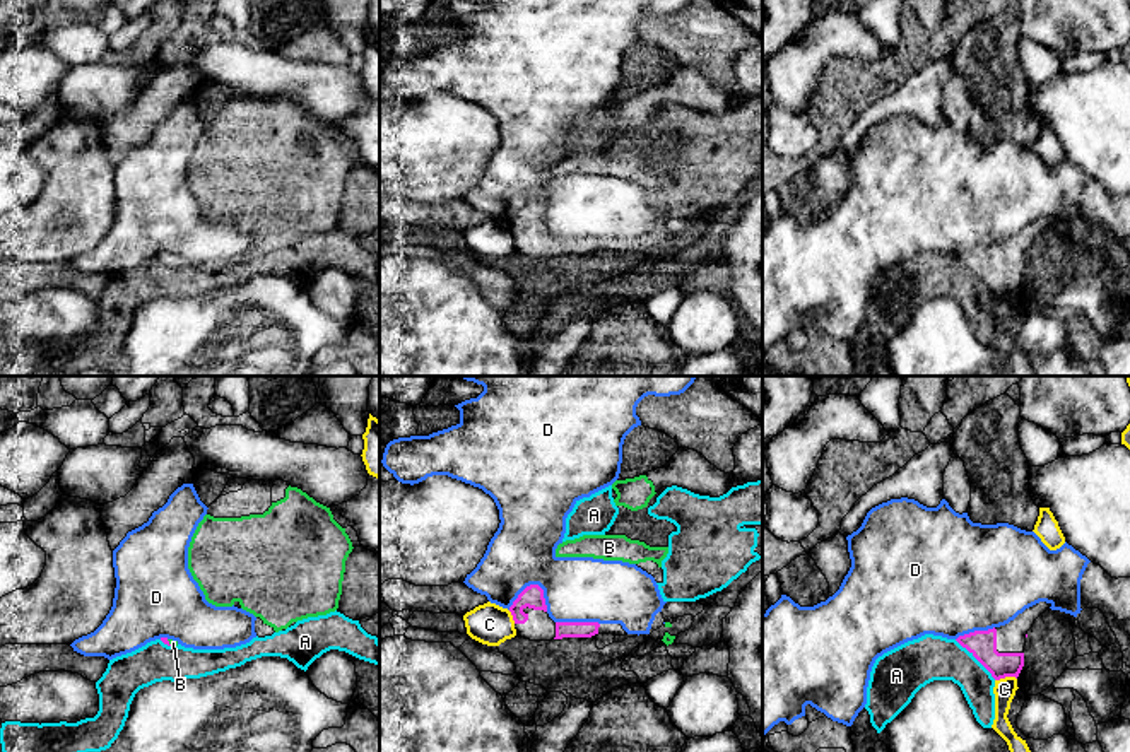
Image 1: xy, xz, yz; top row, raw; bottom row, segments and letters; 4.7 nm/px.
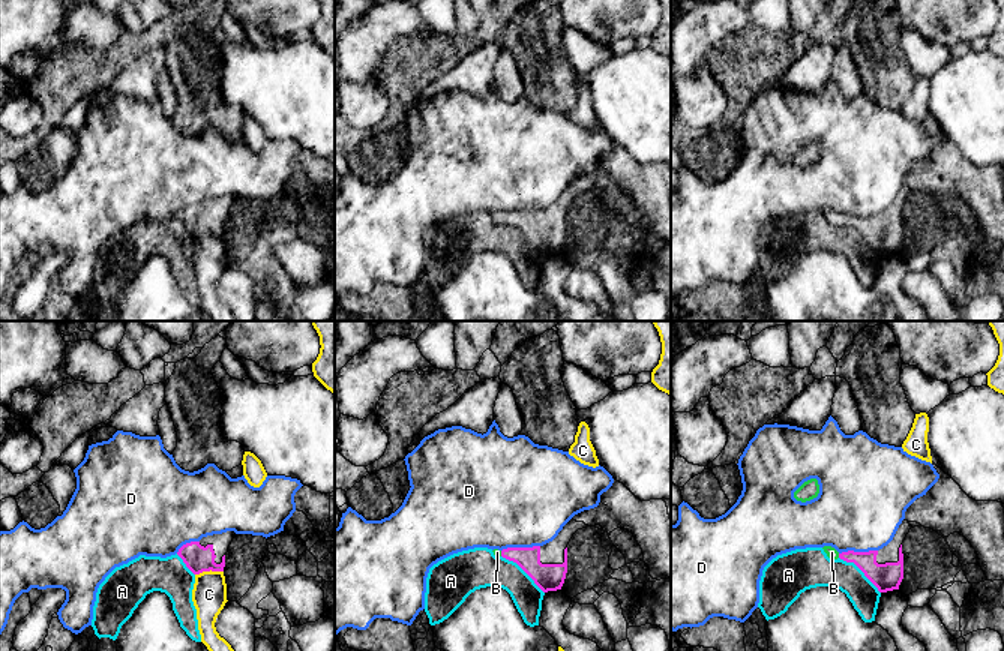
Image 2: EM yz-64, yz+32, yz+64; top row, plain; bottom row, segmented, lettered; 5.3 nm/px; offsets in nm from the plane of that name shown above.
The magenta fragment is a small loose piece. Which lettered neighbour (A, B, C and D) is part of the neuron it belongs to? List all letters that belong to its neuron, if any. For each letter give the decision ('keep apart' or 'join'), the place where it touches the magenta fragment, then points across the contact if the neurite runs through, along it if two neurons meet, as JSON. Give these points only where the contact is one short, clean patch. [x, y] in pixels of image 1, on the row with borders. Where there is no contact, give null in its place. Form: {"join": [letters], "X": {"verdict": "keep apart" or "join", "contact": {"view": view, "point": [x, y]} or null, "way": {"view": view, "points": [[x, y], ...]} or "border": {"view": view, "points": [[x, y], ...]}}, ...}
{"join": ["B"], "A": {"verdict": "keep apart", "contact": {"view": "yz", "point": [975, 657]}}, "B": {"verdict": "join", "contact": {"view": "xy", "point": [168, 643]}, "way": {"view": "xy", "points": [[164, 640], [168, 643], [173, 643]]}}, "C": {"verdict": "keep apart", "contact": {"view": "yz", "point": [1006, 675]}, "border": {"view": "yz", "points": [[1016, 677], [995, 681]]}}, "D": {"verdict": "keep apart", "contact": {"view": "xz", "point": [523, 590]}, "border": {"view": "xz", "points": [[544, 590], [537, 585], [529, 585], [508, 609]]}}}

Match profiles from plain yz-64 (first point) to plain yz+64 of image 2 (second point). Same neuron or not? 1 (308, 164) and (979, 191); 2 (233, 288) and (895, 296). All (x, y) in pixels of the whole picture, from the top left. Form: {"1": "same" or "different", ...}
{"1": "same", "2": "different"}

